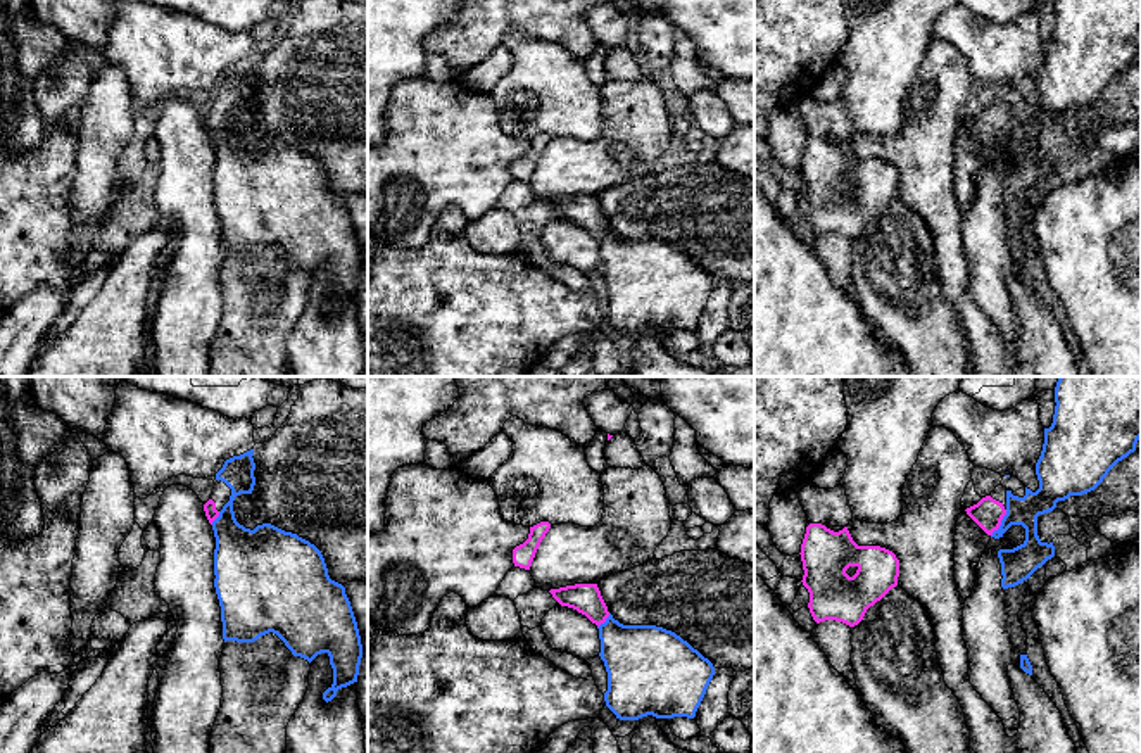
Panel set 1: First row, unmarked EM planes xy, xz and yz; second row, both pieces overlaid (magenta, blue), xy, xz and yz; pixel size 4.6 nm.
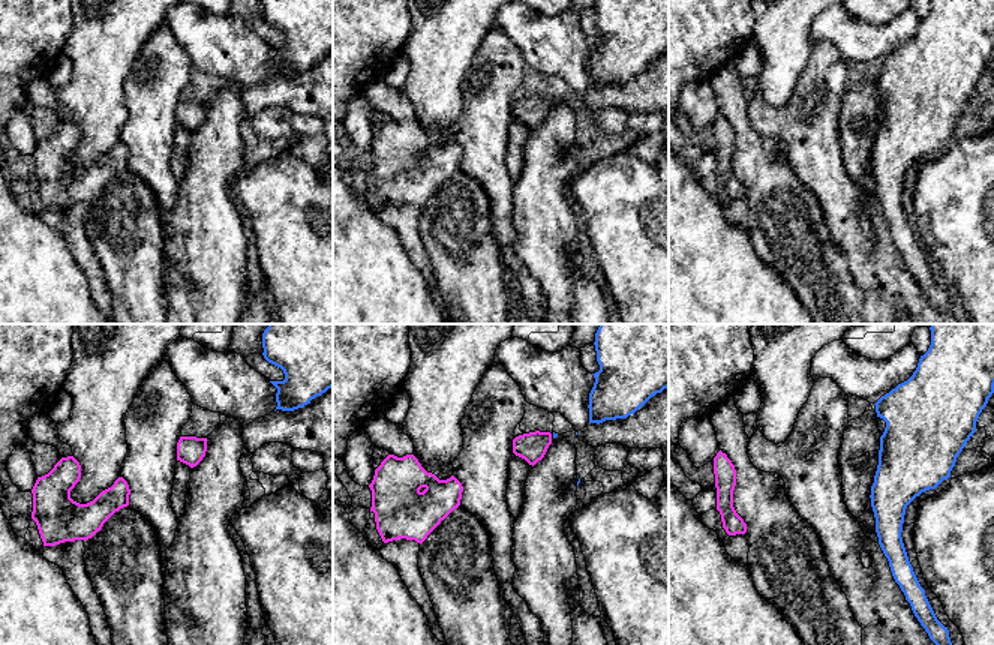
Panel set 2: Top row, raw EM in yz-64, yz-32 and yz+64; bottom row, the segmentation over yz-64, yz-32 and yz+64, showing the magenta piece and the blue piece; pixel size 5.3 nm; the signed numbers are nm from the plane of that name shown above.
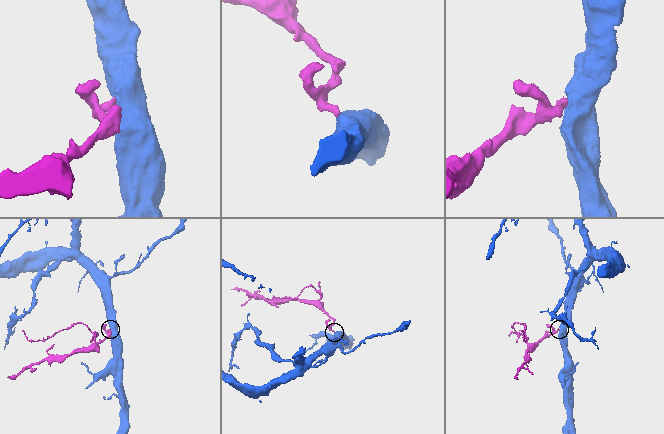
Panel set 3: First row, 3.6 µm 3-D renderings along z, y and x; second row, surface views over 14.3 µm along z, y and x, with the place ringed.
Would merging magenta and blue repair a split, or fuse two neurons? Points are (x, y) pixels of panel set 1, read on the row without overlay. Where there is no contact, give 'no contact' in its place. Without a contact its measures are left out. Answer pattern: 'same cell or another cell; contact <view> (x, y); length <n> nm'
same cell; contact yz (1000, 137); length 150 nm

